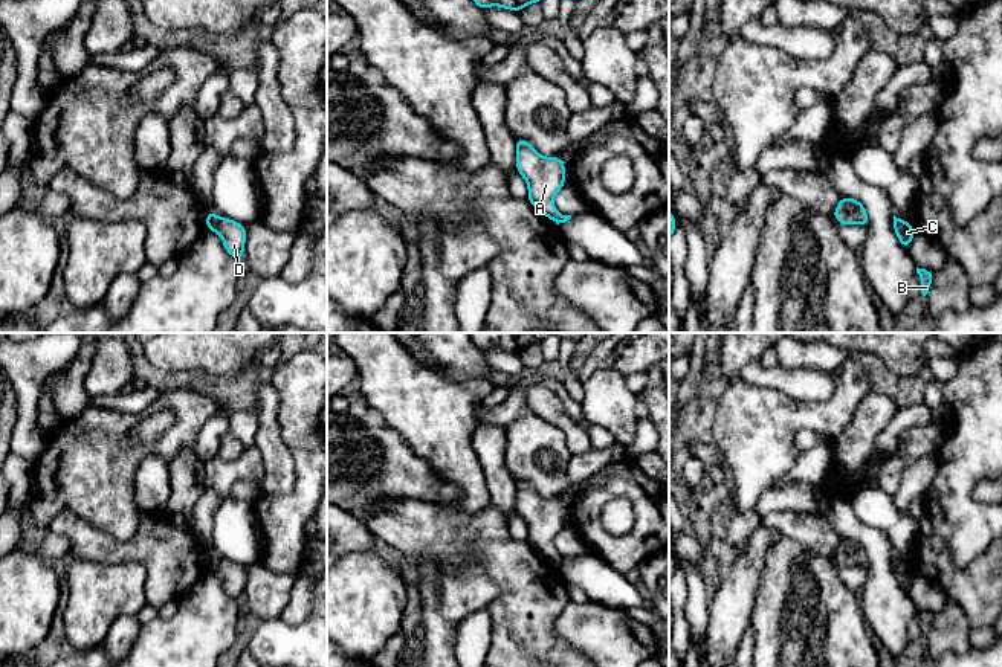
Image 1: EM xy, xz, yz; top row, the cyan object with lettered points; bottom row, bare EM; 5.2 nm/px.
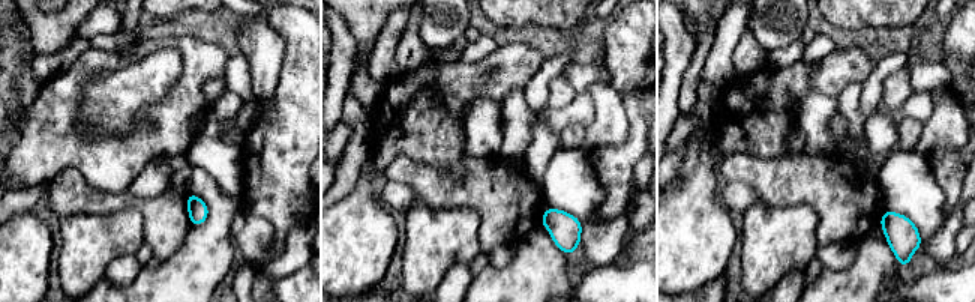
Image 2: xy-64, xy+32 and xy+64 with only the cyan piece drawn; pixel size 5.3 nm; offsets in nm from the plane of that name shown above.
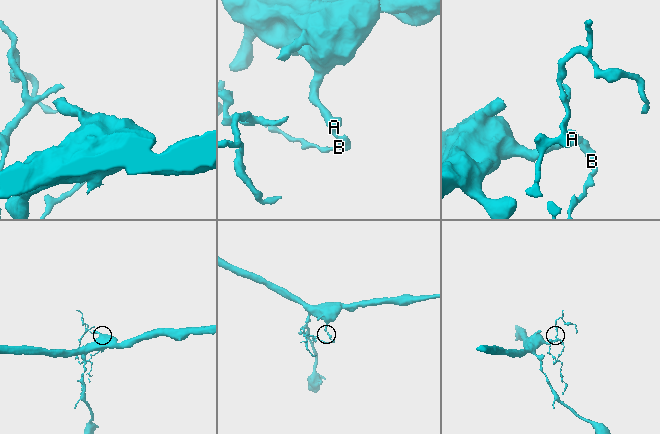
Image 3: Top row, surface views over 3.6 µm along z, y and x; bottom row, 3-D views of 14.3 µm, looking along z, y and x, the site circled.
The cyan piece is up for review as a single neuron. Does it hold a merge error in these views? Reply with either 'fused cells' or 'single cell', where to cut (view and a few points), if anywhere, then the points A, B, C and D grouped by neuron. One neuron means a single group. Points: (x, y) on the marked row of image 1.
fused cells; cut in xy along (219, 217), (211, 229); A / B C D

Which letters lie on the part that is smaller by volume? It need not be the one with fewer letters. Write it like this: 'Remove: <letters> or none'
Remove: B, C, D

